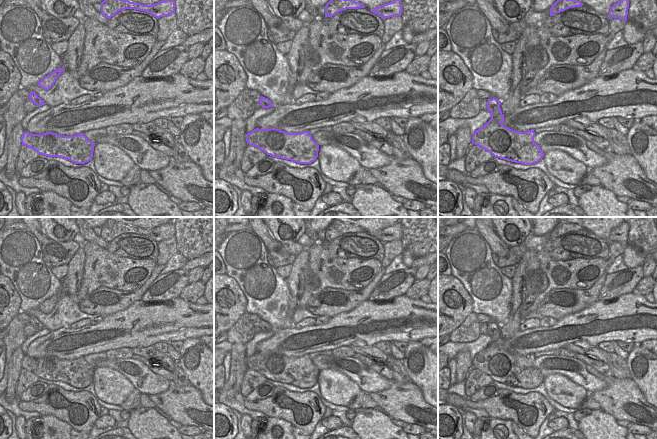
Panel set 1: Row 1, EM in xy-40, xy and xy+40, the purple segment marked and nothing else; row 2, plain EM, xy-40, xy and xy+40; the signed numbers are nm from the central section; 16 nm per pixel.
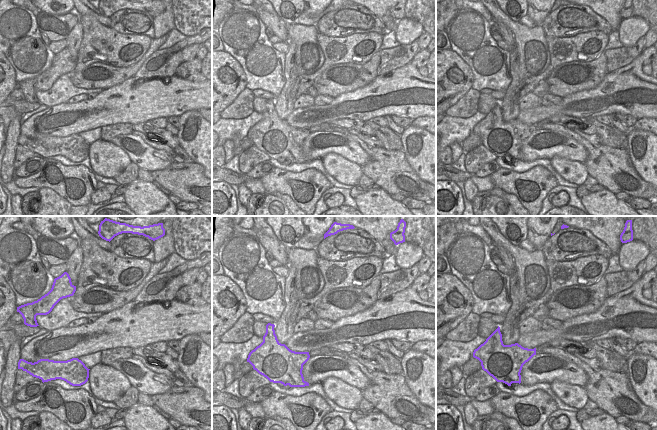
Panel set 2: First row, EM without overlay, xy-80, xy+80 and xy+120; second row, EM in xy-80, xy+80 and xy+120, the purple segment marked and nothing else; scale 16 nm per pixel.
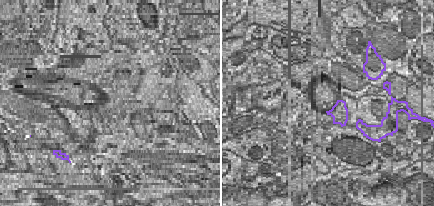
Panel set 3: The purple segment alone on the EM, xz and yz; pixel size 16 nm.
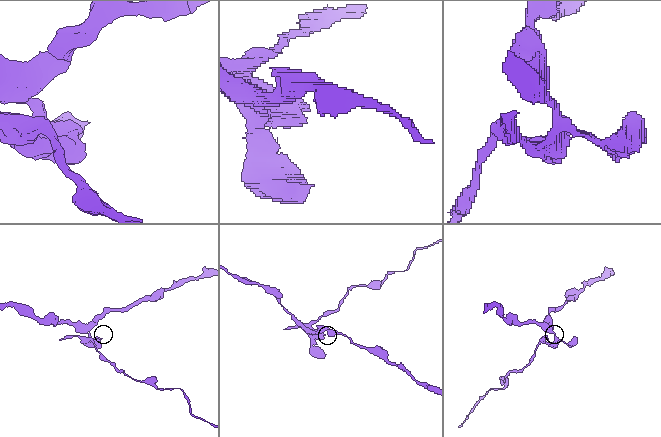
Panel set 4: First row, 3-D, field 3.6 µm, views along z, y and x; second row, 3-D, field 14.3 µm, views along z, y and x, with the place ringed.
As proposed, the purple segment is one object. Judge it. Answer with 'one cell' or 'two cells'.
two cells

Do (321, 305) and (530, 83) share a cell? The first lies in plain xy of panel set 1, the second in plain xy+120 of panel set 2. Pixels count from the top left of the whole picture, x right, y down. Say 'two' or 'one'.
two

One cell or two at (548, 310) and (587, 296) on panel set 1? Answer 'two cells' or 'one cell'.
one cell

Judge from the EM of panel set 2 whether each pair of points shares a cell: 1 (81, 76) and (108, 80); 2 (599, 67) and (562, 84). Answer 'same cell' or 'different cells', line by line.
1: same cell
2: same cell

